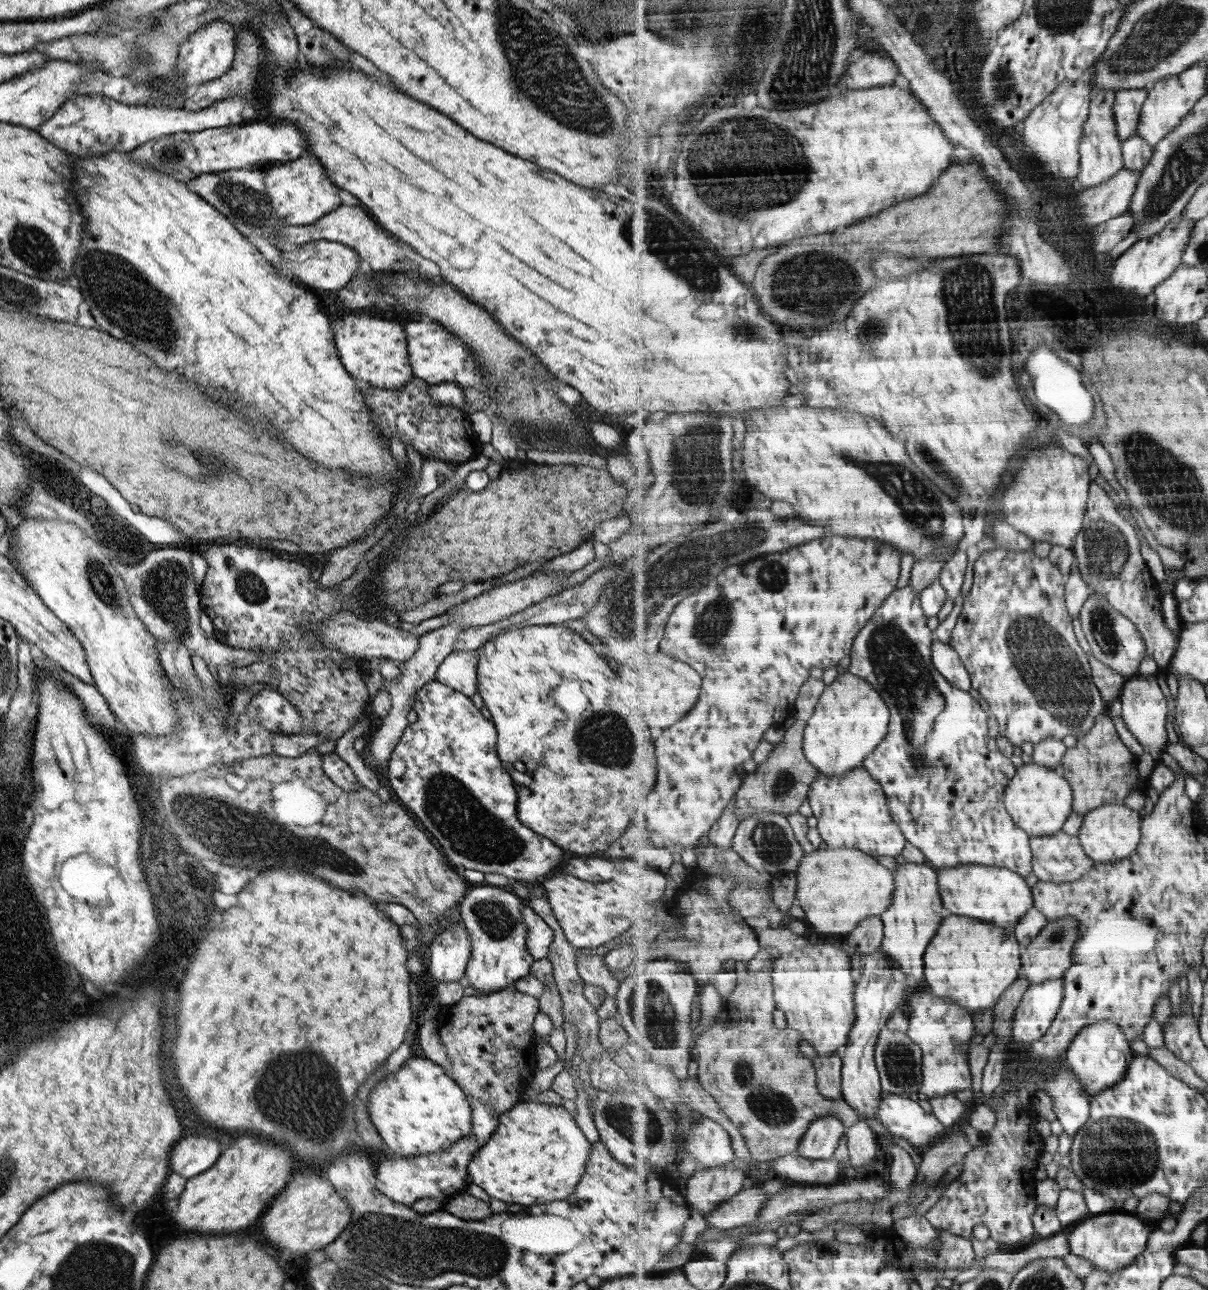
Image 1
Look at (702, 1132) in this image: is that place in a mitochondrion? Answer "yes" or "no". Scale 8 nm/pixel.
no

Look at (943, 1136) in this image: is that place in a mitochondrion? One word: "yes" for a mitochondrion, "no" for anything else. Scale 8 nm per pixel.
no

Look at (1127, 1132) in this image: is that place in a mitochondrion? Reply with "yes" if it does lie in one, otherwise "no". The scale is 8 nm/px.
yes

